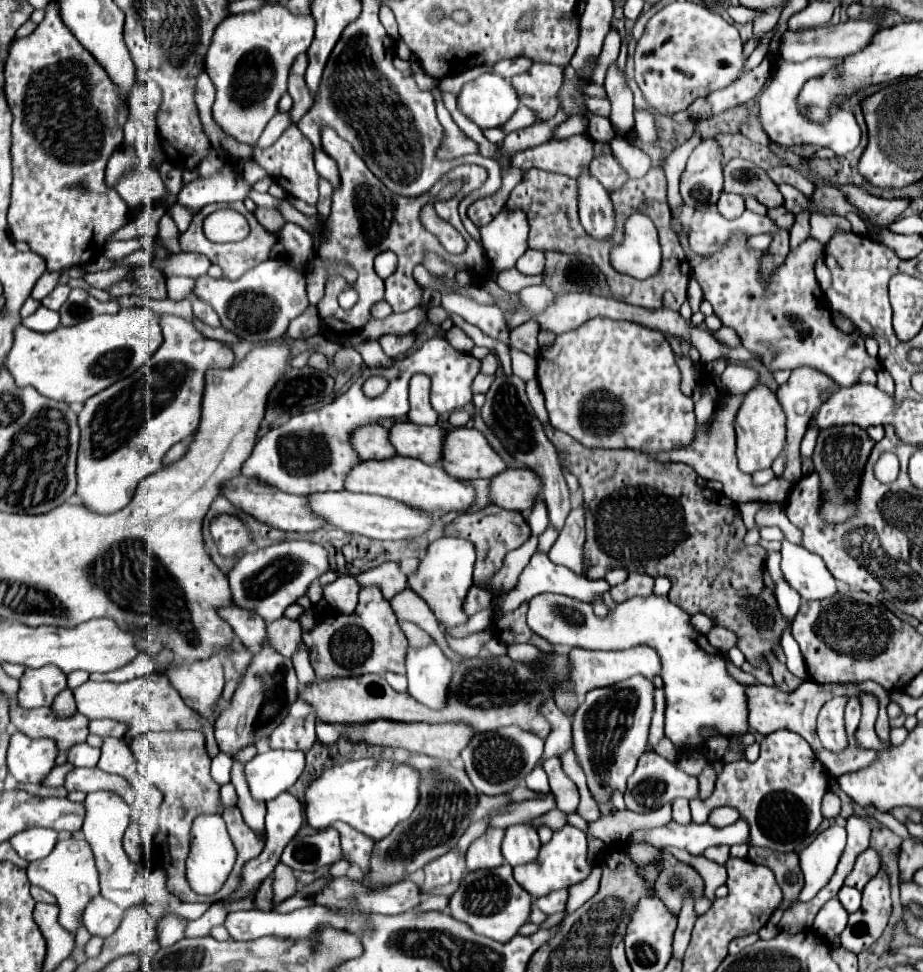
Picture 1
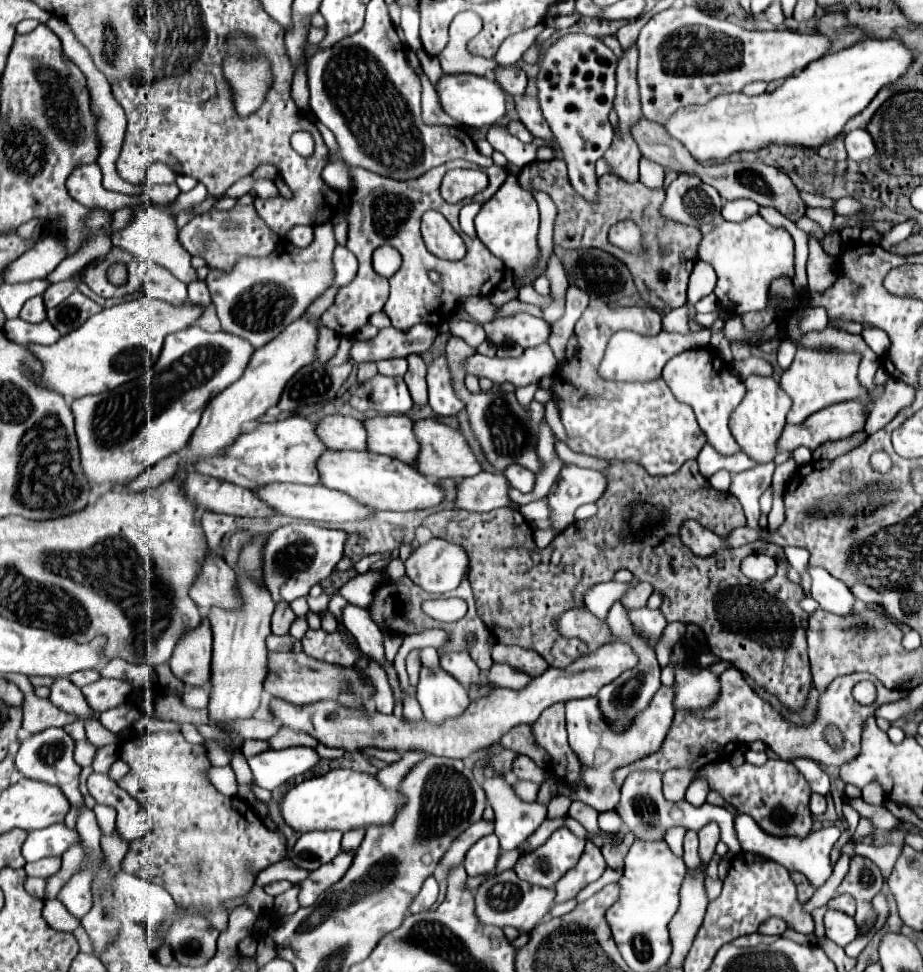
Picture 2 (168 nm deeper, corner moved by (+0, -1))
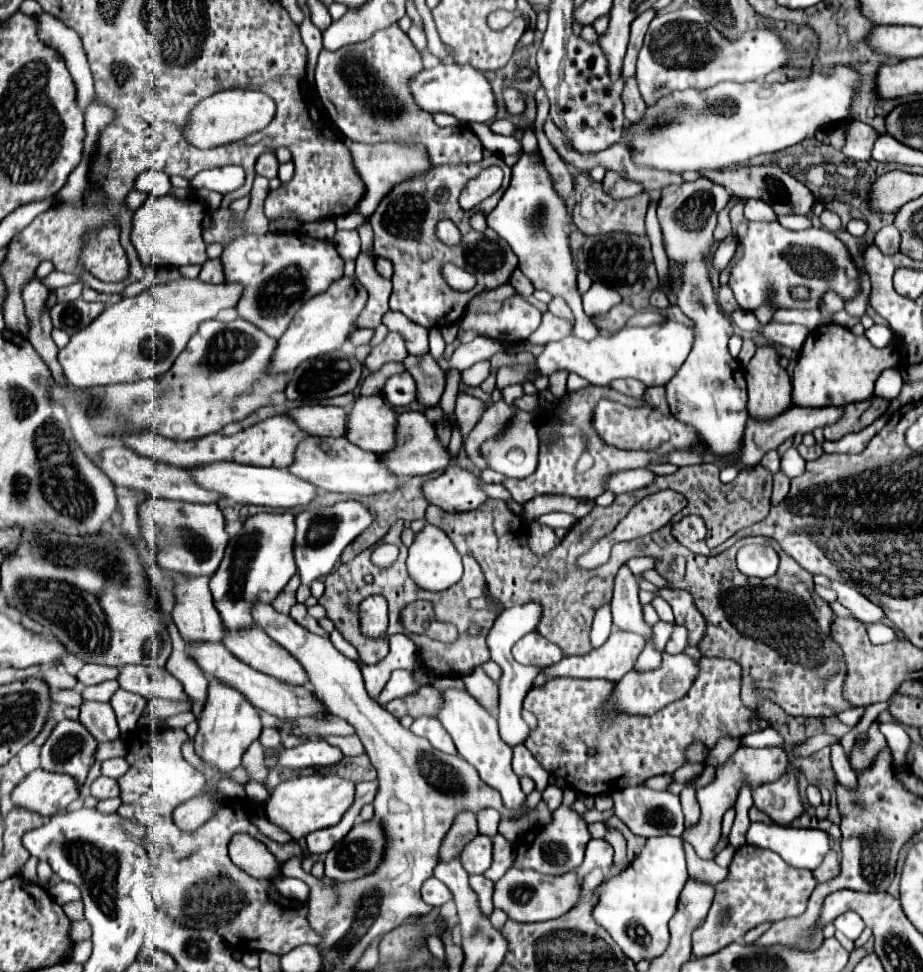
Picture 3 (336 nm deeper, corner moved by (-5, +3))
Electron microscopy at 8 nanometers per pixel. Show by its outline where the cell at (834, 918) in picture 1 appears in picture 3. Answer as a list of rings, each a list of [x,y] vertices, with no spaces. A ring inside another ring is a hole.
[[[844,912],[844,914],[840,914],[840,916],[834,920],[834,926],[836,926],[836,930],[840,930],[848,940],[856,940],[856,938],[862,934],[862,930],[866,928],[864,920],[862,920],[856,912]]]

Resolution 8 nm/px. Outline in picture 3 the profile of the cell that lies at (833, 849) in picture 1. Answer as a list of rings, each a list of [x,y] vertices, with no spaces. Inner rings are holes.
[[[754,822],[748,828],[748,844],[770,848],[790,866],[816,870],[828,854],[828,834],[814,828],[786,828],[778,824]]]

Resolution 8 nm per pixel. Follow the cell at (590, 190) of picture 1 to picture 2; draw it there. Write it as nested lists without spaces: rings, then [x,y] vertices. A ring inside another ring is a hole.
[[[565,34],[539,60],[537,96],[543,118],[551,126],[557,146],[565,154],[571,186],[587,202],[597,202],[599,186],[595,162],[605,154],[613,140],[613,126],[607,120],[615,98],[615,54],[599,40],[587,34]]]

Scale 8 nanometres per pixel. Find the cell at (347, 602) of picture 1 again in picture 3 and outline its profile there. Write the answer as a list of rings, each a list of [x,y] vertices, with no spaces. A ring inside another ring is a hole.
[[[394,670],[390,680],[388,680],[388,684],[384,686],[378,702],[380,702],[380,706],[386,706],[394,698],[404,698],[408,694],[414,694],[418,688],[420,686],[414,682],[412,672],[408,672],[408,670]]]

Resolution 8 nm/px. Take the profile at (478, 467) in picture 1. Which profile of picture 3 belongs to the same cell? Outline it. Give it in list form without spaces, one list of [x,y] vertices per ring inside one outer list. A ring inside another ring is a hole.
[[[412,410],[398,414],[398,446],[390,450],[390,454],[380,454],[380,458],[382,462],[386,462],[386,466],[390,466],[390,470],[394,470],[394,474],[404,478],[444,472],[450,466],[450,454],[440,444],[434,426],[426,420],[422,412],[412,412]]]

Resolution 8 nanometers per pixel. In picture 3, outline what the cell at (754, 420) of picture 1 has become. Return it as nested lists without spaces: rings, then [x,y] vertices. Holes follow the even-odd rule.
[[[760,346],[746,366],[748,414],[752,418],[774,418],[792,406],[792,384],[788,372],[780,366],[780,354],[774,346]]]

